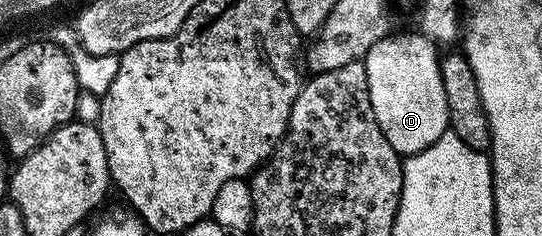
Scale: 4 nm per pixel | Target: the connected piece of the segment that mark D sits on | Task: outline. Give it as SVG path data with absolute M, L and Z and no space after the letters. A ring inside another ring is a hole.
M397 31L384 37L363 58L375 119L383 135L387 135L387 143L402 155L412 155L431 147L431 143L438 141L449 129L439 46L421 32L412 32Z

